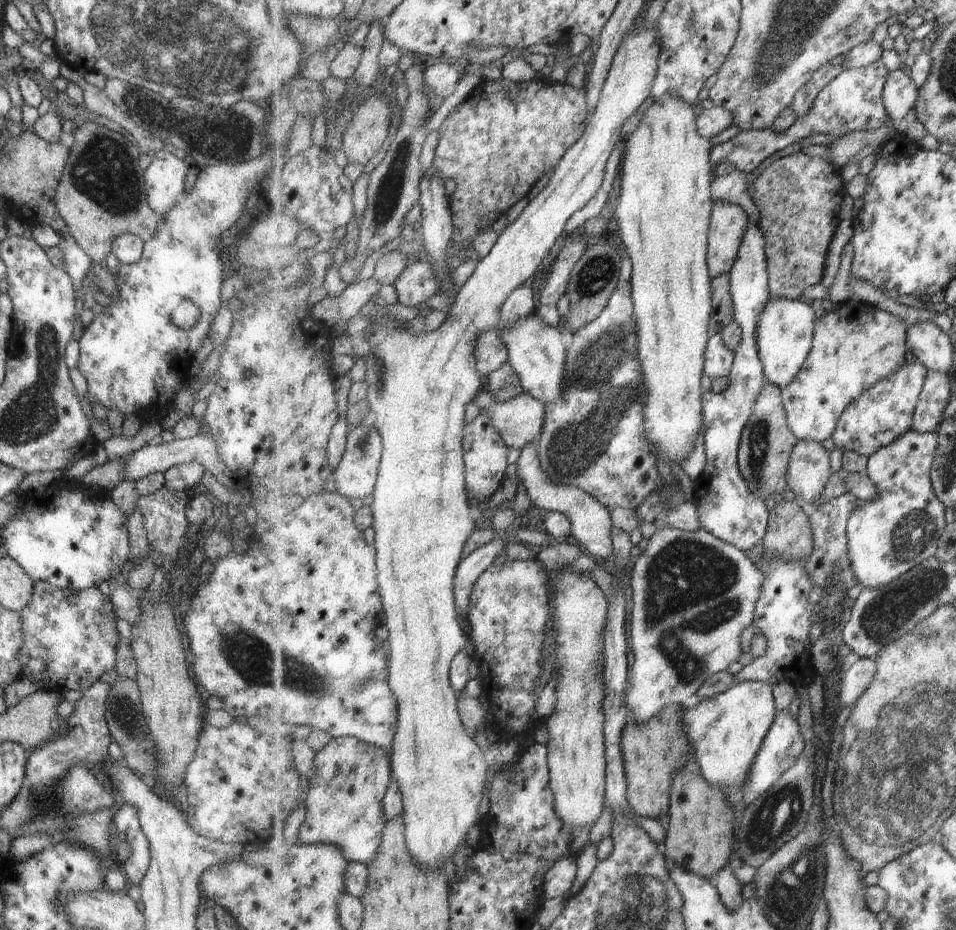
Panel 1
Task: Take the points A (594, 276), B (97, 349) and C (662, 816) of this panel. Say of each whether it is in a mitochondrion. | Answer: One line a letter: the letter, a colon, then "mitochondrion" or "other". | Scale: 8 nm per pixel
A: mitochondrion
B: other
C: other

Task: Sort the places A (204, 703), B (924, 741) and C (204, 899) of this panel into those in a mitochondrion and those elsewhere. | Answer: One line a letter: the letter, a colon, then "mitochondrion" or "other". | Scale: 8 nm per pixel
A: other
B: mitochondrion
C: other

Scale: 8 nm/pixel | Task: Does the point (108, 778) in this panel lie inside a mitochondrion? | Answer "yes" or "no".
no

